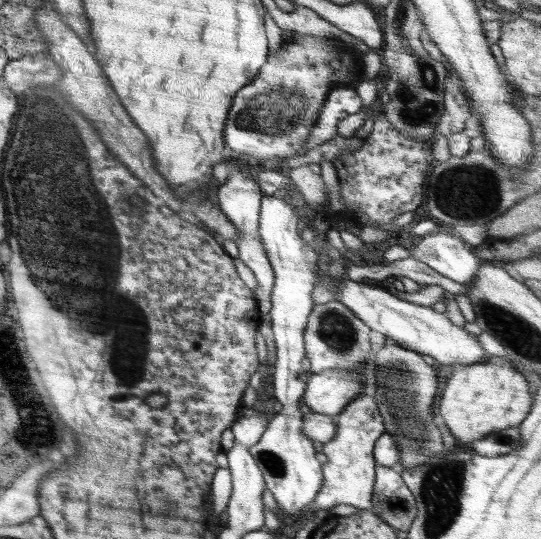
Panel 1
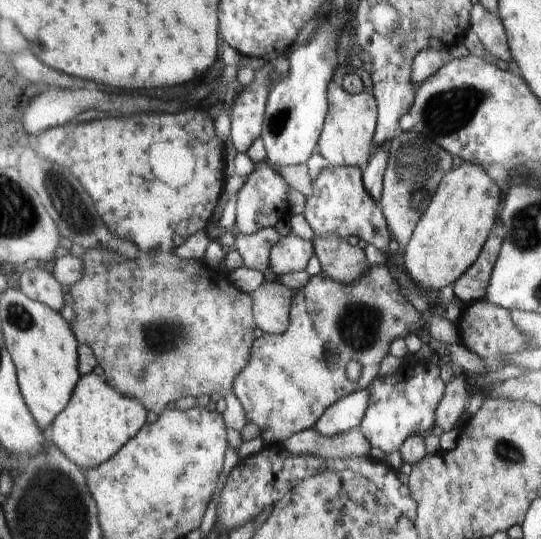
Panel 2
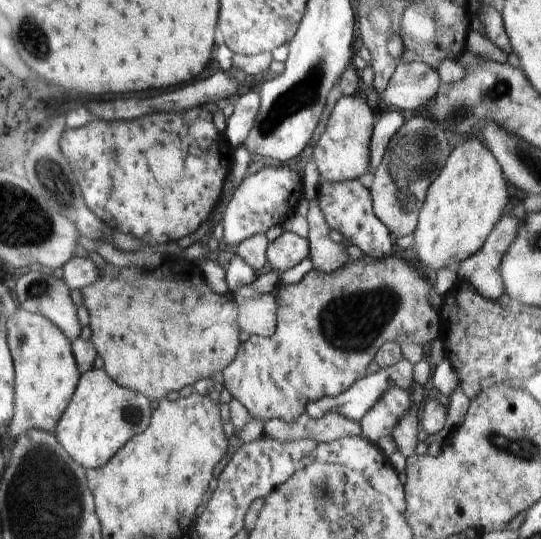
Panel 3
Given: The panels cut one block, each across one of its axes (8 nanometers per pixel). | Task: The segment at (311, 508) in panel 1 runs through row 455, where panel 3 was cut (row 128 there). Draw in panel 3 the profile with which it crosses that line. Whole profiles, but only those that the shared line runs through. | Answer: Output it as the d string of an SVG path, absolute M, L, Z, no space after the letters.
M343 95L334 105L326 130L314 146L313 161L319 176L328 182L356 180L370 171L370 144L375 112L357 95Z

